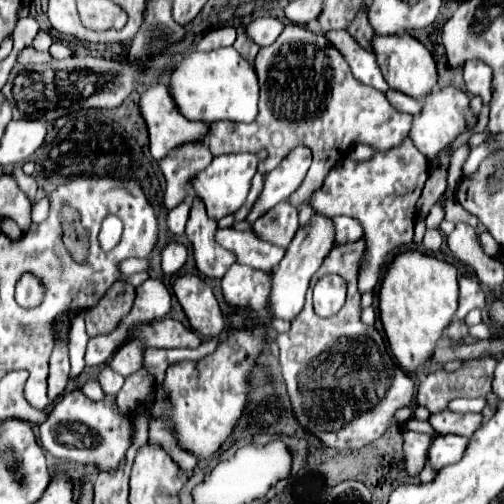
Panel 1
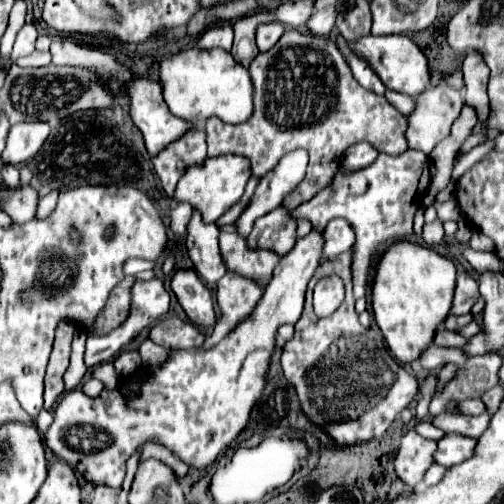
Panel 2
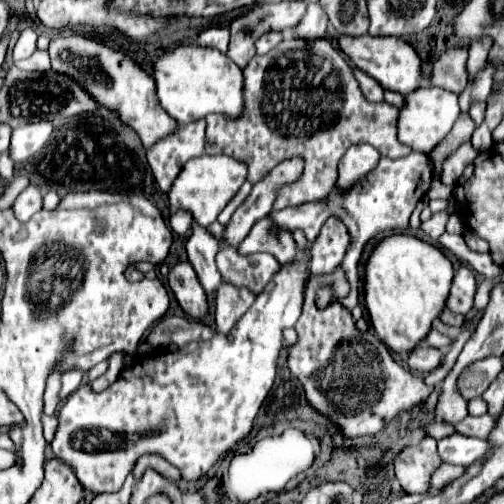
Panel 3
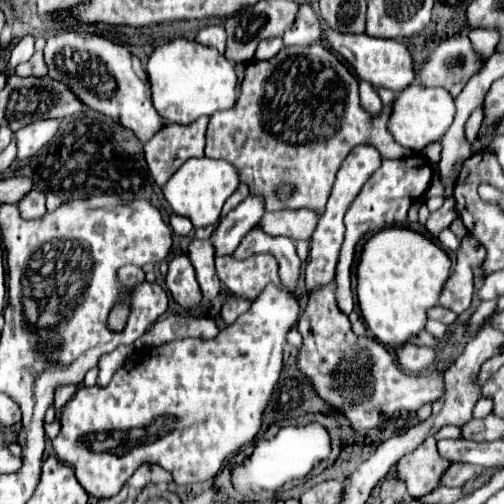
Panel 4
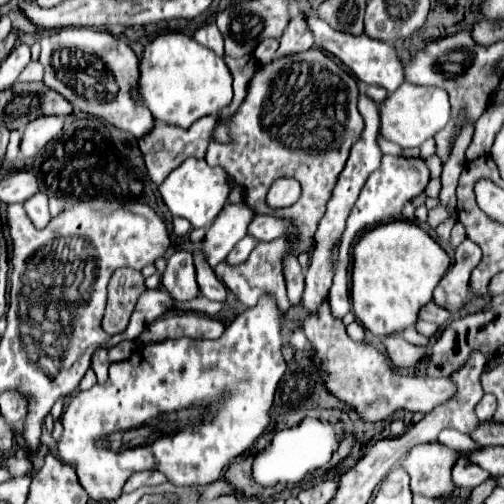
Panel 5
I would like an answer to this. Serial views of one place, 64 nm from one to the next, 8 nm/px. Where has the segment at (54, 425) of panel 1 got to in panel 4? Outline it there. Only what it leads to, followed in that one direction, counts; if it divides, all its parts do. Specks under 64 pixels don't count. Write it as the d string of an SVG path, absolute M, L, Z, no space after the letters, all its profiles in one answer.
M268 284L262 294L256 298L256 302L252 302L250 310L244 312L242 316L238 316L238 320L228 326L228 328L222 328L218 332L216 338L212 340L196 340L196 338L188 338L188 340L176 340L176 342L168 342L164 346L158 346L158 348L146 348L146 350L138 350L134 352L122 368L118 368L118 372L114 374L112 382L106 386L106 388L98 388L98 386L82 386L78 388L78 392L72 396L72 400L62 408L62 414L60 414L60 434L52 440L52 446L54 446L54 452L56 456L74 468L76 472L76 478L78 482L82 484L82 488L94 496L94 498L108 498L108 496L116 496L120 492L120 488L128 482L128 478L132 476L132 472L142 464L142 462L156 462L160 464L162 468L170 470L174 474L174 482L176 484L194 484L194 482L204 482L204 480L210 480L214 478L220 470L222 470L222 462L226 456L230 456L232 452L236 452L238 448L250 444L258 430L260 430L260 422L262 422L262 414L264 414L264 408L272 396L272 390L278 382L278 376L280 376L280 370L282 370L282 346L284 346L284 340L286 340L286 334L288 330L292 328L292 324L298 320L300 316L300 304L298 304L298 298L296 294L292 294L284 284L276 286L276 284Z

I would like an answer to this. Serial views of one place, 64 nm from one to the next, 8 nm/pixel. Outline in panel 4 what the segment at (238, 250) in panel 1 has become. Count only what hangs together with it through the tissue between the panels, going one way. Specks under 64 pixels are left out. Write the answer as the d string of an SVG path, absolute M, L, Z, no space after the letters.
M252 254L244 260L236 260L232 256L218 256L216 272L232 294L250 300L256 300L266 284L280 282L278 262L274 256L268 254Z

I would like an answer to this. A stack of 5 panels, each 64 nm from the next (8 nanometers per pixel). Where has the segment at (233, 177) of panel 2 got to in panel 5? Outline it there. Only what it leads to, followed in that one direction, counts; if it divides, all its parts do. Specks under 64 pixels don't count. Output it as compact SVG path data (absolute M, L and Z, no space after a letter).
M188 158L160 184L158 190L174 216L188 218L192 228L204 228L210 226L224 208L226 198L230 194L230 184L228 184L228 174L222 166L208 166L206 160Z

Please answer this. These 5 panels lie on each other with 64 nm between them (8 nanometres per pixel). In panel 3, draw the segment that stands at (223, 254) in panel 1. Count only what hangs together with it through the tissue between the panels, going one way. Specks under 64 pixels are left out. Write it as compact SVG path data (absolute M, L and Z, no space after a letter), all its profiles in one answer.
M194 222L192 236L186 242L186 252L188 252L188 260L190 260L192 268L196 270L198 280L204 286L204 290L208 294L214 292L222 282L222 276L220 276L216 260L214 260L216 252L218 252L218 240L210 234L208 228Z

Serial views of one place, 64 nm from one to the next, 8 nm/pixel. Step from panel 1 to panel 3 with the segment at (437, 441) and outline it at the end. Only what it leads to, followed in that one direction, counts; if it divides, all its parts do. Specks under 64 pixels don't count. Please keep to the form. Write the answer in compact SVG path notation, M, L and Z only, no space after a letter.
M458 432L442 438L438 442L438 454L446 464L468 466L472 460L478 460L488 450L486 440L476 440L468 436L460 436Z

